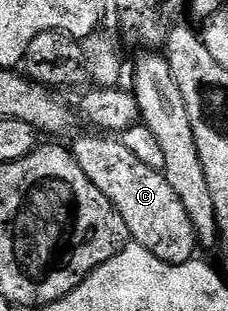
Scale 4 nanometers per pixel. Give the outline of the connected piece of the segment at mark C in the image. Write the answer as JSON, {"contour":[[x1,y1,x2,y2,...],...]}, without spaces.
{"contour":[[87,132,84,138,79,138,75,143,70,143,69,149,71,155,77,160,77,164,81,164,81,172,85,172,85,176,89,176,89,180,93,180,93,184,97,184,97,188,101,188,101,192,105,192,105,196,111,203,115,205,115,211,121,216,121,220,125,220,125,228,127,229,130,241,136,246,145,248,149,252,153,252,153,256,157,256,157,260,165,260,169,264,185,264,192,261,196,257,197,239,195,237,195,230,191,227,191,221,187,218,187,213,183,211,183,206,177,200,177,196,173,192,173,188,169,184,169,180,163,175,162,170,154,170,149,168,147,164,141,164,141,160,137,160,137,156,133,156,133,152,129,152,129,148,125,148,122,140,115,136,100,136,95,132]]}

